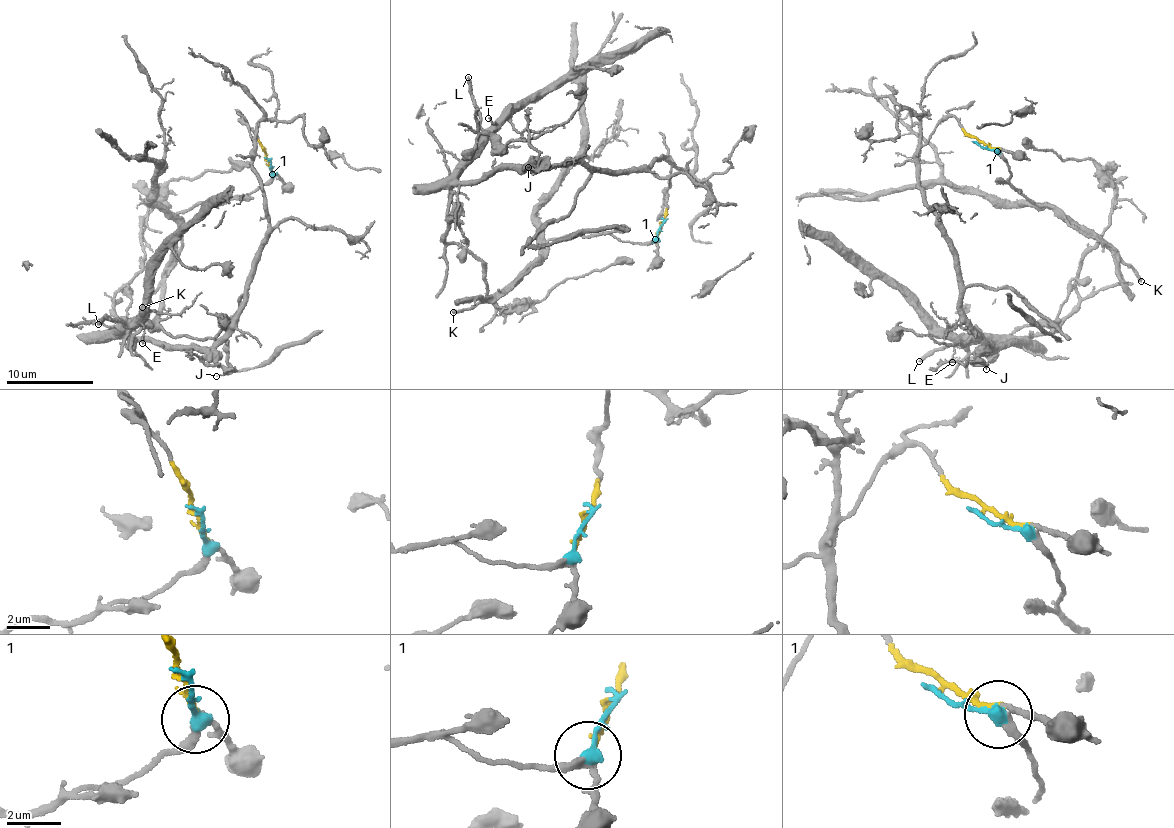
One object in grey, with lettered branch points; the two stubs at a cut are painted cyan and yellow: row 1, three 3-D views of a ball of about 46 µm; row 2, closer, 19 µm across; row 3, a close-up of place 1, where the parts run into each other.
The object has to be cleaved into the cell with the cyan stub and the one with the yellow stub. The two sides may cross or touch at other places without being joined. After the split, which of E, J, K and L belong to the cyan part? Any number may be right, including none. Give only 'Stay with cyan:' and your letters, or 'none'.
Stay with cyan: K

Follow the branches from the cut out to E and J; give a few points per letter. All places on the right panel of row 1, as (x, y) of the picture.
E: (977, 143), (956, 119), (936, 125), (922, 202), (965, 320), (1001, 350), (1019, 344), (962, 339), (951, 361)
J: (977, 143), (948, 117), (920, 149), (917, 174), (954, 256), (960, 306), (985, 369)

